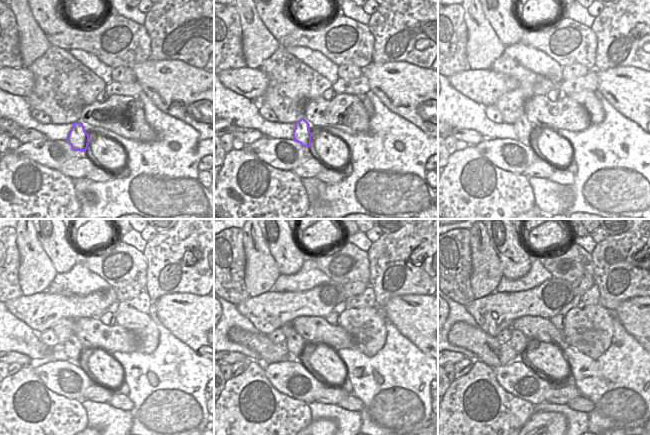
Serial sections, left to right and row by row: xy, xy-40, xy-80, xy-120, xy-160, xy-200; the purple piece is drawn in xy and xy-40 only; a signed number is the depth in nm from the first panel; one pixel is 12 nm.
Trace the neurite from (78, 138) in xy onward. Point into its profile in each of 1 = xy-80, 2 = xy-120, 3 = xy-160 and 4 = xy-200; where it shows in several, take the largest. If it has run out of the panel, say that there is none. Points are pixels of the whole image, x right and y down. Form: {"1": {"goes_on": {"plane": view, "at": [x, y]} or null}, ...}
{"1": {"goes_on": {"plane": "xy-80", "at": [525, 131]}}, "2": {"goes_on": {"plane": "xy-120", "at": [72, 347]}}, "3": {"goes_on": {"plane": "xy-160", "at": [295, 343]}}, "4": {"goes_on": {"plane": "xy-200", "at": [519, 342]}}}

